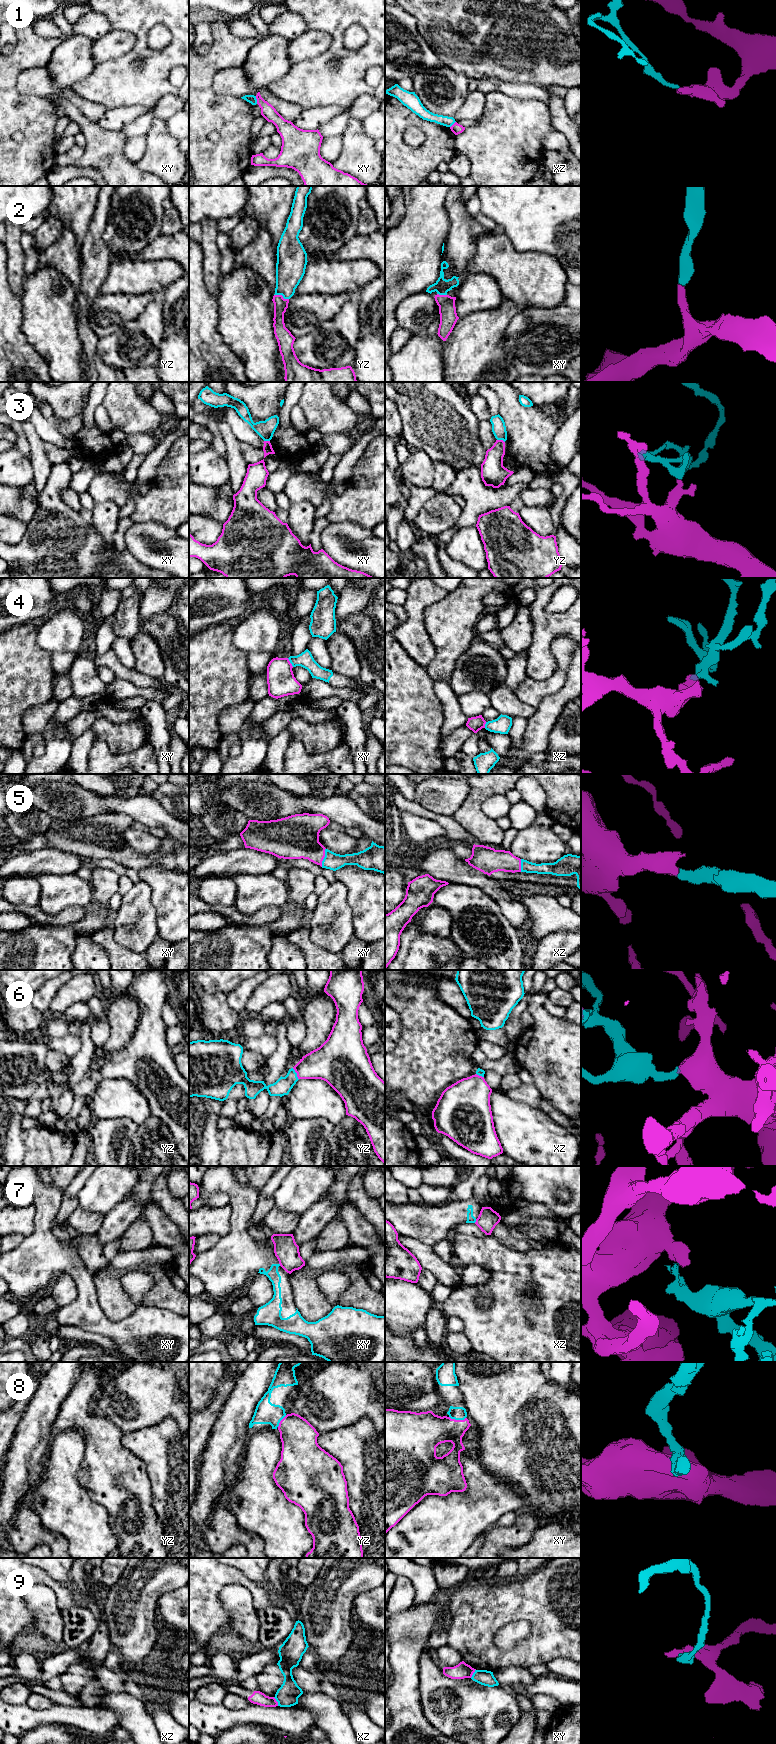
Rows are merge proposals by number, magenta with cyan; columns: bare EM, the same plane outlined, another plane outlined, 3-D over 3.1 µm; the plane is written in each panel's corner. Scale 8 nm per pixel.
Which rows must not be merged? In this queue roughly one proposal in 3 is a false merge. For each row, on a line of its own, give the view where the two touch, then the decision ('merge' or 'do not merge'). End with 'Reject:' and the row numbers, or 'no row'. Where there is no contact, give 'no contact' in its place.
1: contact in xy; do not merge
2: contact in yz; merge
3: contact in yz; do not merge
4: contact in xy; do not merge
5: contact in xy; merge
6: contact in yz; merge
7: contact in xz; do not merge
8: contact in xy; merge
9: contact in xz; do not merge
Reject: 1, 3, 4, 7, 9

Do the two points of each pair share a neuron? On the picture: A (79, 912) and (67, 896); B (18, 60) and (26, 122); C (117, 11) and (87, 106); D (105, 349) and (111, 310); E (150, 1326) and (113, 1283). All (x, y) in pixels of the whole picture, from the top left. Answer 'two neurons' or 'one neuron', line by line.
A: two neurons
B: one neuron
C: two neurons
D: two neurons
E: two neurons

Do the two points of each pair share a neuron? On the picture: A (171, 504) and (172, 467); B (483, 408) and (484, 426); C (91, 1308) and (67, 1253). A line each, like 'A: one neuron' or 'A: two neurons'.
A: one neuron
B: two neurons
C: one neuron

